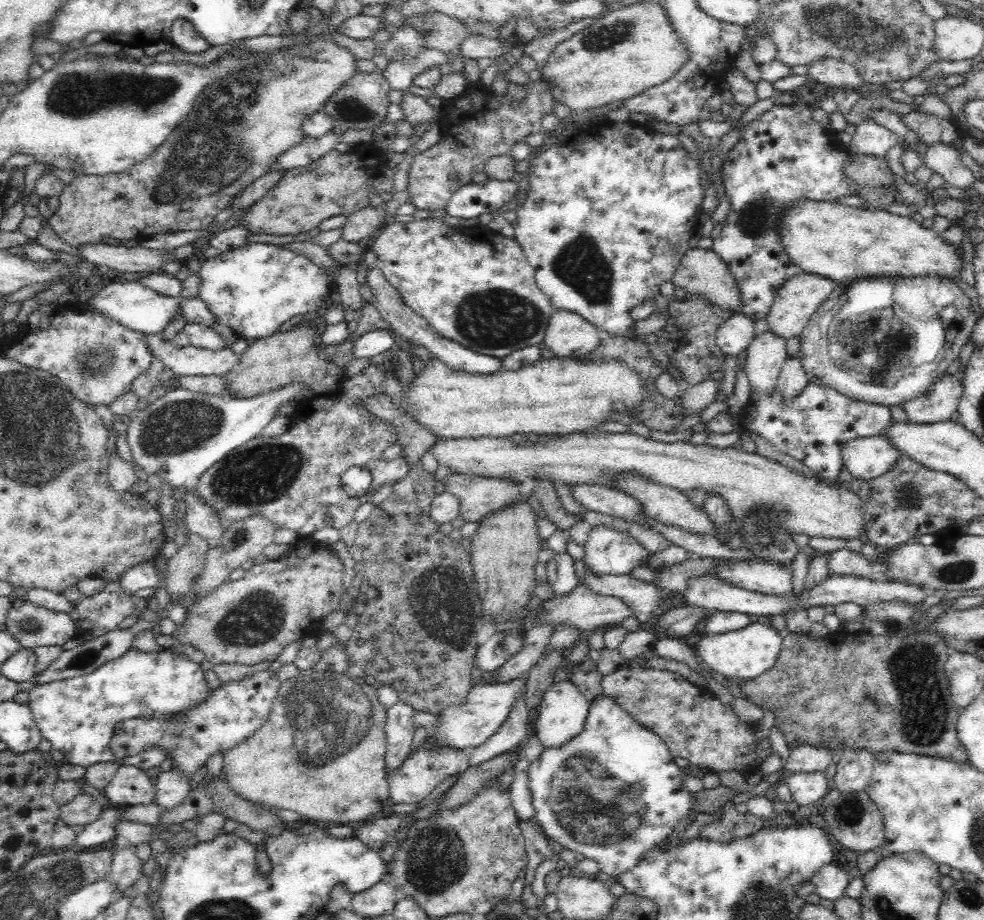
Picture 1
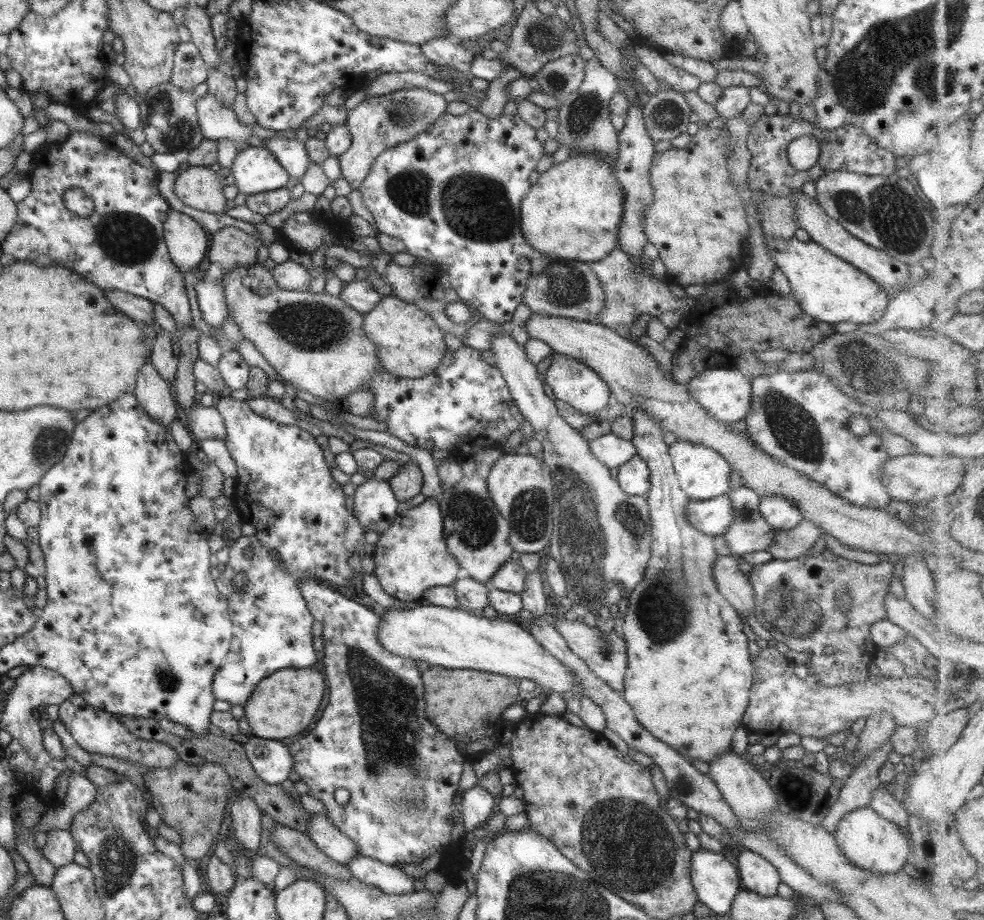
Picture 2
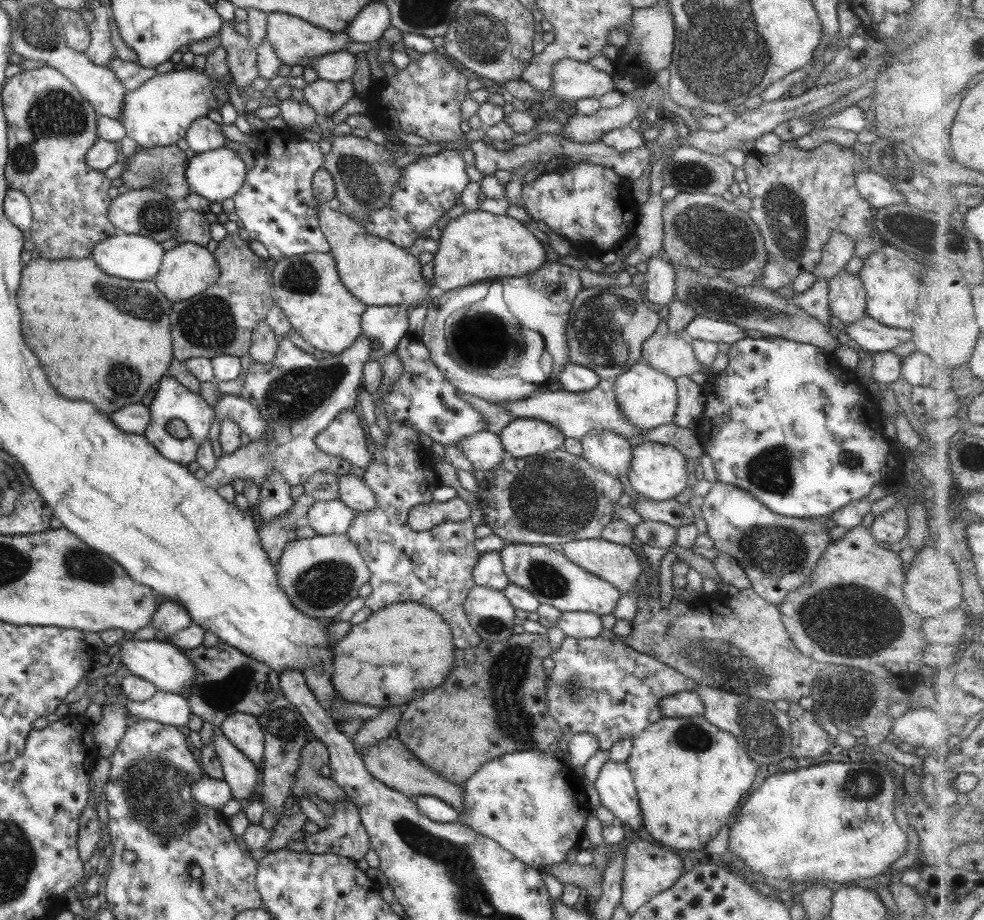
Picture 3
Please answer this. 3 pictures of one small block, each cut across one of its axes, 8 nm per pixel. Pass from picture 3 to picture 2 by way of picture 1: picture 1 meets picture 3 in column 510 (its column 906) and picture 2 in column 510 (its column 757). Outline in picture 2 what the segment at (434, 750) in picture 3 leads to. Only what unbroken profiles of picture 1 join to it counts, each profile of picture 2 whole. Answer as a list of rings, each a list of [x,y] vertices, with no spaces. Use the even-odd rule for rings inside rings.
[[[429,666],[428,669],[420,674],[420,678],[423,680],[423,686],[425,686],[425,714],[427,714],[427,720],[429,720],[431,724],[435,724],[435,726],[437,726],[437,730],[439,730],[439,732],[443,732],[443,734],[445,734],[445,736],[447,736],[447,738],[455,744],[455,748],[457,748],[461,755],[471,757],[485,751],[491,751],[499,744],[499,742],[497,742],[497,736],[499,736],[500,740],[500,734],[497,734],[499,714],[501,714],[501,712],[503,712],[509,704],[517,703],[516,697],[518,693],[518,686],[515,678],[499,676],[499,674],[483,674],[483,672],[475,672],[475,670],[443,670],[443,668],[439,668],[439,666]]]

